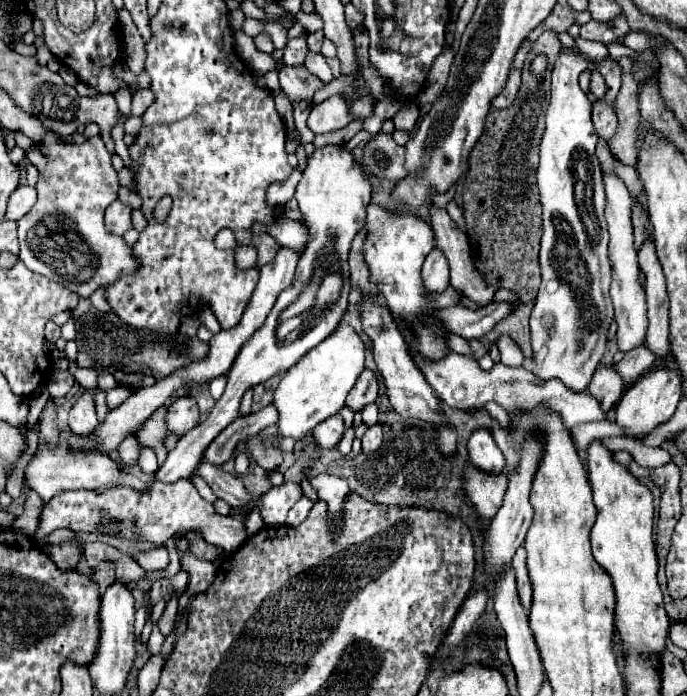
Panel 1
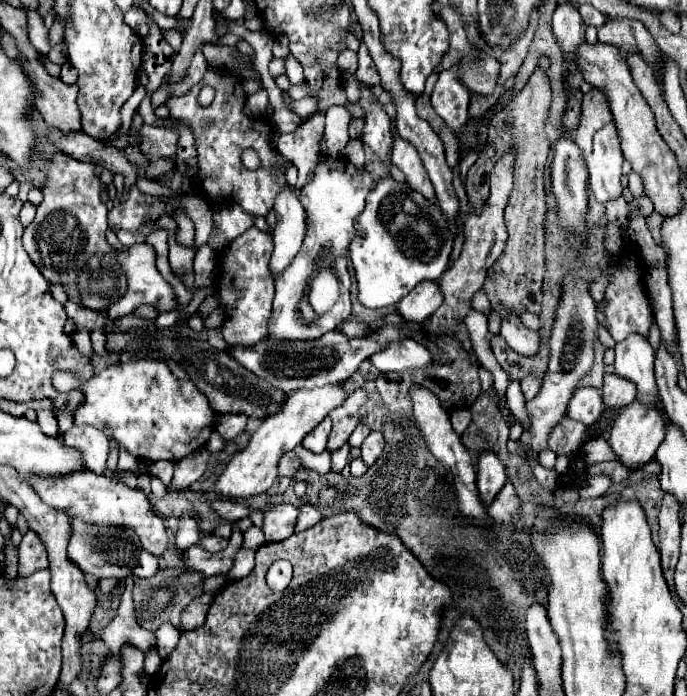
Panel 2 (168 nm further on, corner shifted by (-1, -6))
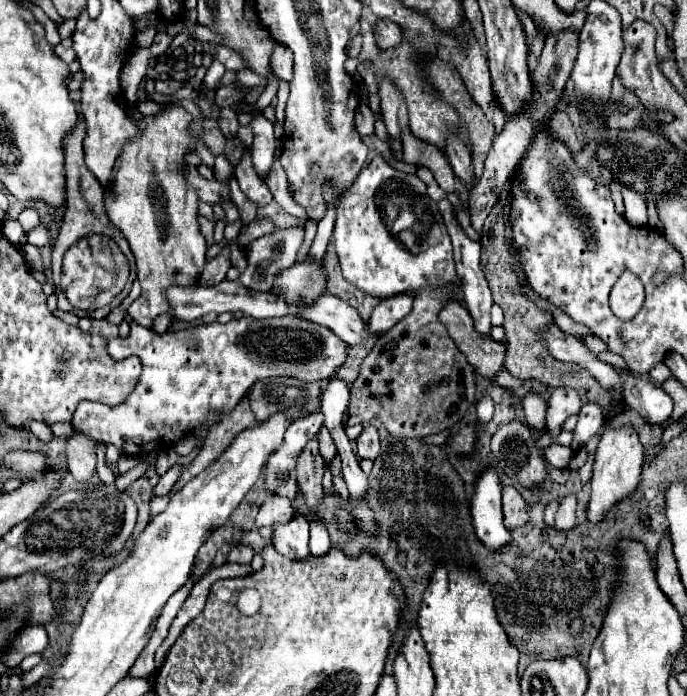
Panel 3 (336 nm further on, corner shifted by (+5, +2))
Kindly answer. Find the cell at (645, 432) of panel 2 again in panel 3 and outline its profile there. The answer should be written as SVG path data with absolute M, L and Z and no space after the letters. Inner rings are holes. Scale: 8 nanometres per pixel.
M631 425L623 427L605 427L601 441L597 445L595 463L593 463L593 477L591 477L591 499L587 505L587 519L591 523L601 523L607 519L607 513L621 503L623 499L631 497L631 493L641 483L641 467L643 467L643 447L639 443L639 435Z

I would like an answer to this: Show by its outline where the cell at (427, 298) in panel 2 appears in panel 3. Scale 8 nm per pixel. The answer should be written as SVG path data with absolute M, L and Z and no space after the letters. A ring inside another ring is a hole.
M407 293L397 295L393 299L383 299L375 307L375 311L369 319L369 333L373 337L379 337L381 333L389 331L393 325L397 325L407 315L407 311L411 311L411 305L413 305L413 299Z

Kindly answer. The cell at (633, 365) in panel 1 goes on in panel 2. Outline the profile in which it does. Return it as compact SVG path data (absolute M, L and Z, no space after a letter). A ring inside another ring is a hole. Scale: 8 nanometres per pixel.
M607 373L603 381L603 401L609 409L623 409L635 399L635 383L627 383L627 379Z

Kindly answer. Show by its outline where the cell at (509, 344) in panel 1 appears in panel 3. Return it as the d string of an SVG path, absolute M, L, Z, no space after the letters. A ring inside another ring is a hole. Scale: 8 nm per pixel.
M529 393L523 399L523 411L525 411L527 425L537 433L537 437L541 437L545 425L545 399L541 395Z

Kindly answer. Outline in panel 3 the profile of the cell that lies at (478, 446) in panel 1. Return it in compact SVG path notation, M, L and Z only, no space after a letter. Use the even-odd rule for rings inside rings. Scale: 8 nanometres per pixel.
M487 469L479 481L471 501L471 517L477 539L493 553L511 543L511 535L503 525L501 483L493 469Z

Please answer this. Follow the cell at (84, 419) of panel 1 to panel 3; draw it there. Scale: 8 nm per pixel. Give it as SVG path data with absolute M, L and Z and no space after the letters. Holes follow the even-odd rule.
M73 433L71 439L65 443L67 455L67 469L79 483L87 483L97 471L97 455L95 455L97 441L89 439L83 433Z

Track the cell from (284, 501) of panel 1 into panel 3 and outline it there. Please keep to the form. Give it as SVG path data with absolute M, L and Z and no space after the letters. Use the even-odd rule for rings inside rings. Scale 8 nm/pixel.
M297 515L285 525L275 525L273 537L275 551L287 559L309 559L309 523L303 515Z

